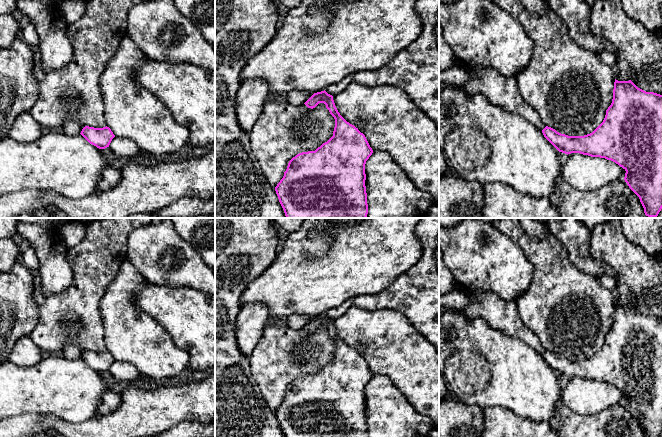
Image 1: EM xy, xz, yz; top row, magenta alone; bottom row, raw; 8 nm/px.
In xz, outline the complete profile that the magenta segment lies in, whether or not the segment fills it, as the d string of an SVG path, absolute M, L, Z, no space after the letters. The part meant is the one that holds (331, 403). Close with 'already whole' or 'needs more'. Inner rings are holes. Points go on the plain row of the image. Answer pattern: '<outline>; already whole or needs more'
M325 314L314 317L304 328L315 332L324 327L335 343L333 360L315 375L293 381L275 411L284 437L368 437L365 388L372 379L365 359L338 336L333 320Z; already whole

